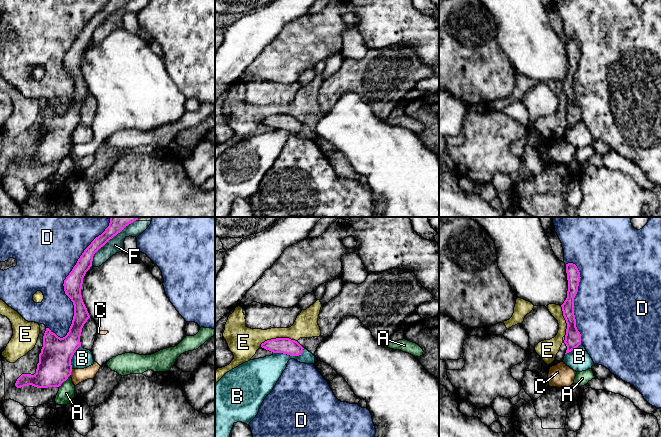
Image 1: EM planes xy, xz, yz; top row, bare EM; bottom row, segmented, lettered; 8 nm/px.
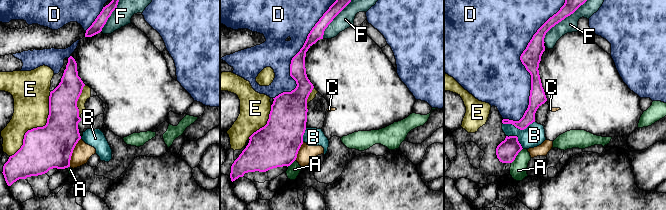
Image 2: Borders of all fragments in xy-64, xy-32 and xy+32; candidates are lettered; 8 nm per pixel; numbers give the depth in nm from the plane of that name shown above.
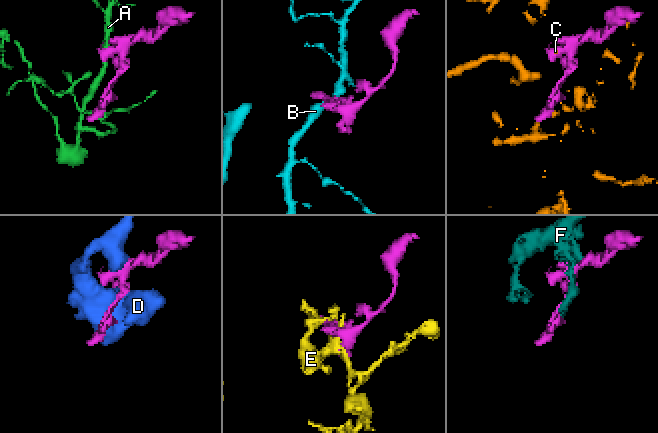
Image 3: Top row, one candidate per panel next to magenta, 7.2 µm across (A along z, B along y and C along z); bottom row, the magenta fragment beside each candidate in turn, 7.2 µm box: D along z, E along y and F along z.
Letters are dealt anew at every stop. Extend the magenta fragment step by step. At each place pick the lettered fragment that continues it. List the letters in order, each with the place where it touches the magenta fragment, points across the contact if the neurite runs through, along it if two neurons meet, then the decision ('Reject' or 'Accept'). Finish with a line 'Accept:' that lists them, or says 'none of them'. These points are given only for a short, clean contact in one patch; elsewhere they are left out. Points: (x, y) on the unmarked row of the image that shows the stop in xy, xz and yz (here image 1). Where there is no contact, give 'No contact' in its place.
A: Touches magenta at xy (64, 156). Boundary: xy (69, 151), (58, 162). Reject
B: Touches magenta at xz (289, 130). Boundary: xz (304, 124), (298, 131), (273, 128). Reject
C: Touches magenta at xy (71, 147). Reject
D: Touches magenta at xy (64, 58). Reject
E: Touches magenta at xz (277, 114). Reject
F: Touches magenta at xy (106, 18). Reject
Accept: none of them

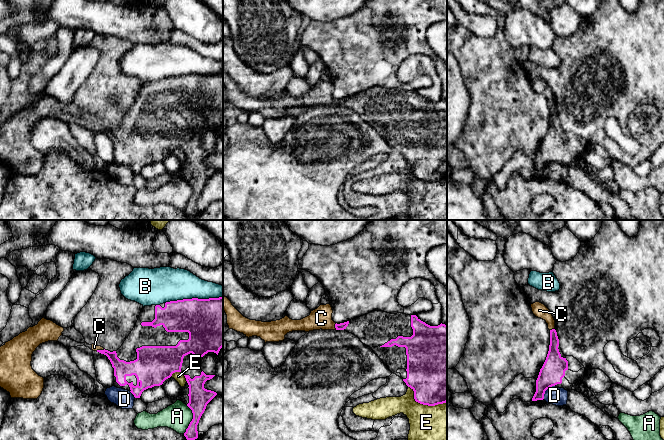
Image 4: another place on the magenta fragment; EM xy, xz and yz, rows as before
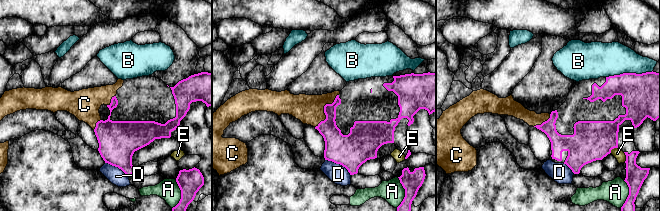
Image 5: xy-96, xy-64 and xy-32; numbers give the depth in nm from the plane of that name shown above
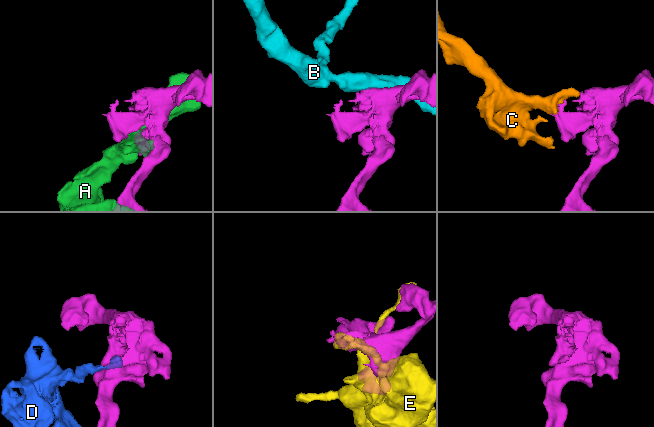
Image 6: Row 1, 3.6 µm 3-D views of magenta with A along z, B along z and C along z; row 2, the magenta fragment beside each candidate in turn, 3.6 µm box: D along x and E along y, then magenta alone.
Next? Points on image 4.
A: Touches magenta at xy (192, 195). Reject
B: Touches magenta at xy (193, 74). Reject
C: Touches magenta at xz (335, 102). Path across: xz (341, 102), (335, 102), (326, 99), (321, 94). Accept
D: Touches magenta at yz (546, 165). Boundary: yz (554, 161), (545, 167), (543, 174). Reject
E: Touches magenta at xz (424, 180). Reject
Accept: C

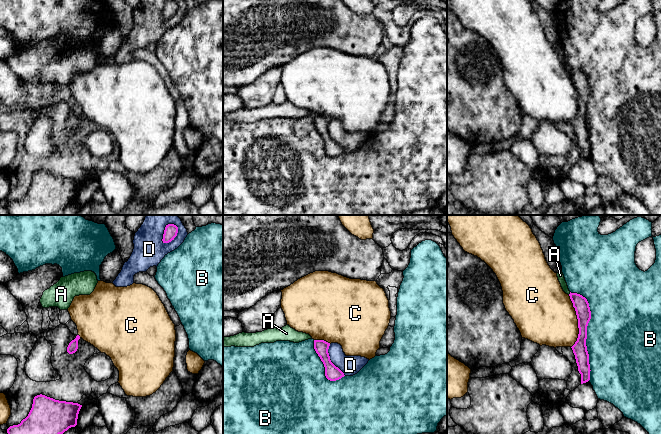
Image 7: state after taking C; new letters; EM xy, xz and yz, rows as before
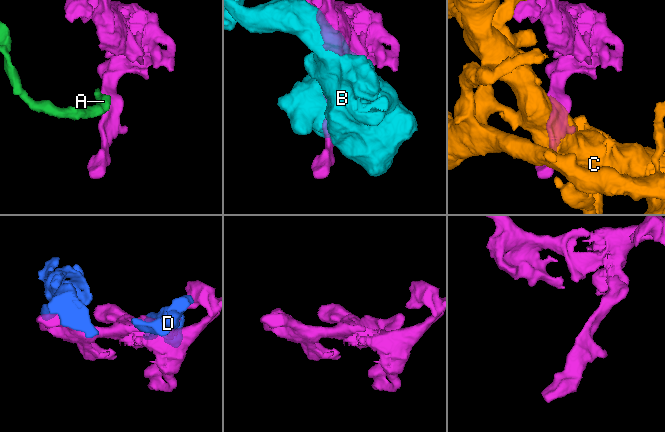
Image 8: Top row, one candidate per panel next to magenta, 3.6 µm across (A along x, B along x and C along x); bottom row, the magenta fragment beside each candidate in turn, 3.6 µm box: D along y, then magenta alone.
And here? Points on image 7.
A: Touches magenta at yz (570, 69). Boundary: yz (570, 68), (568, 70). Reject
B: Touches magenta at yz (586, 108). Reject
C: Touches magenta at yz (578, 97). Reject
D: Touches magenta at xy (175, 12). Reject
Accept: none of them

